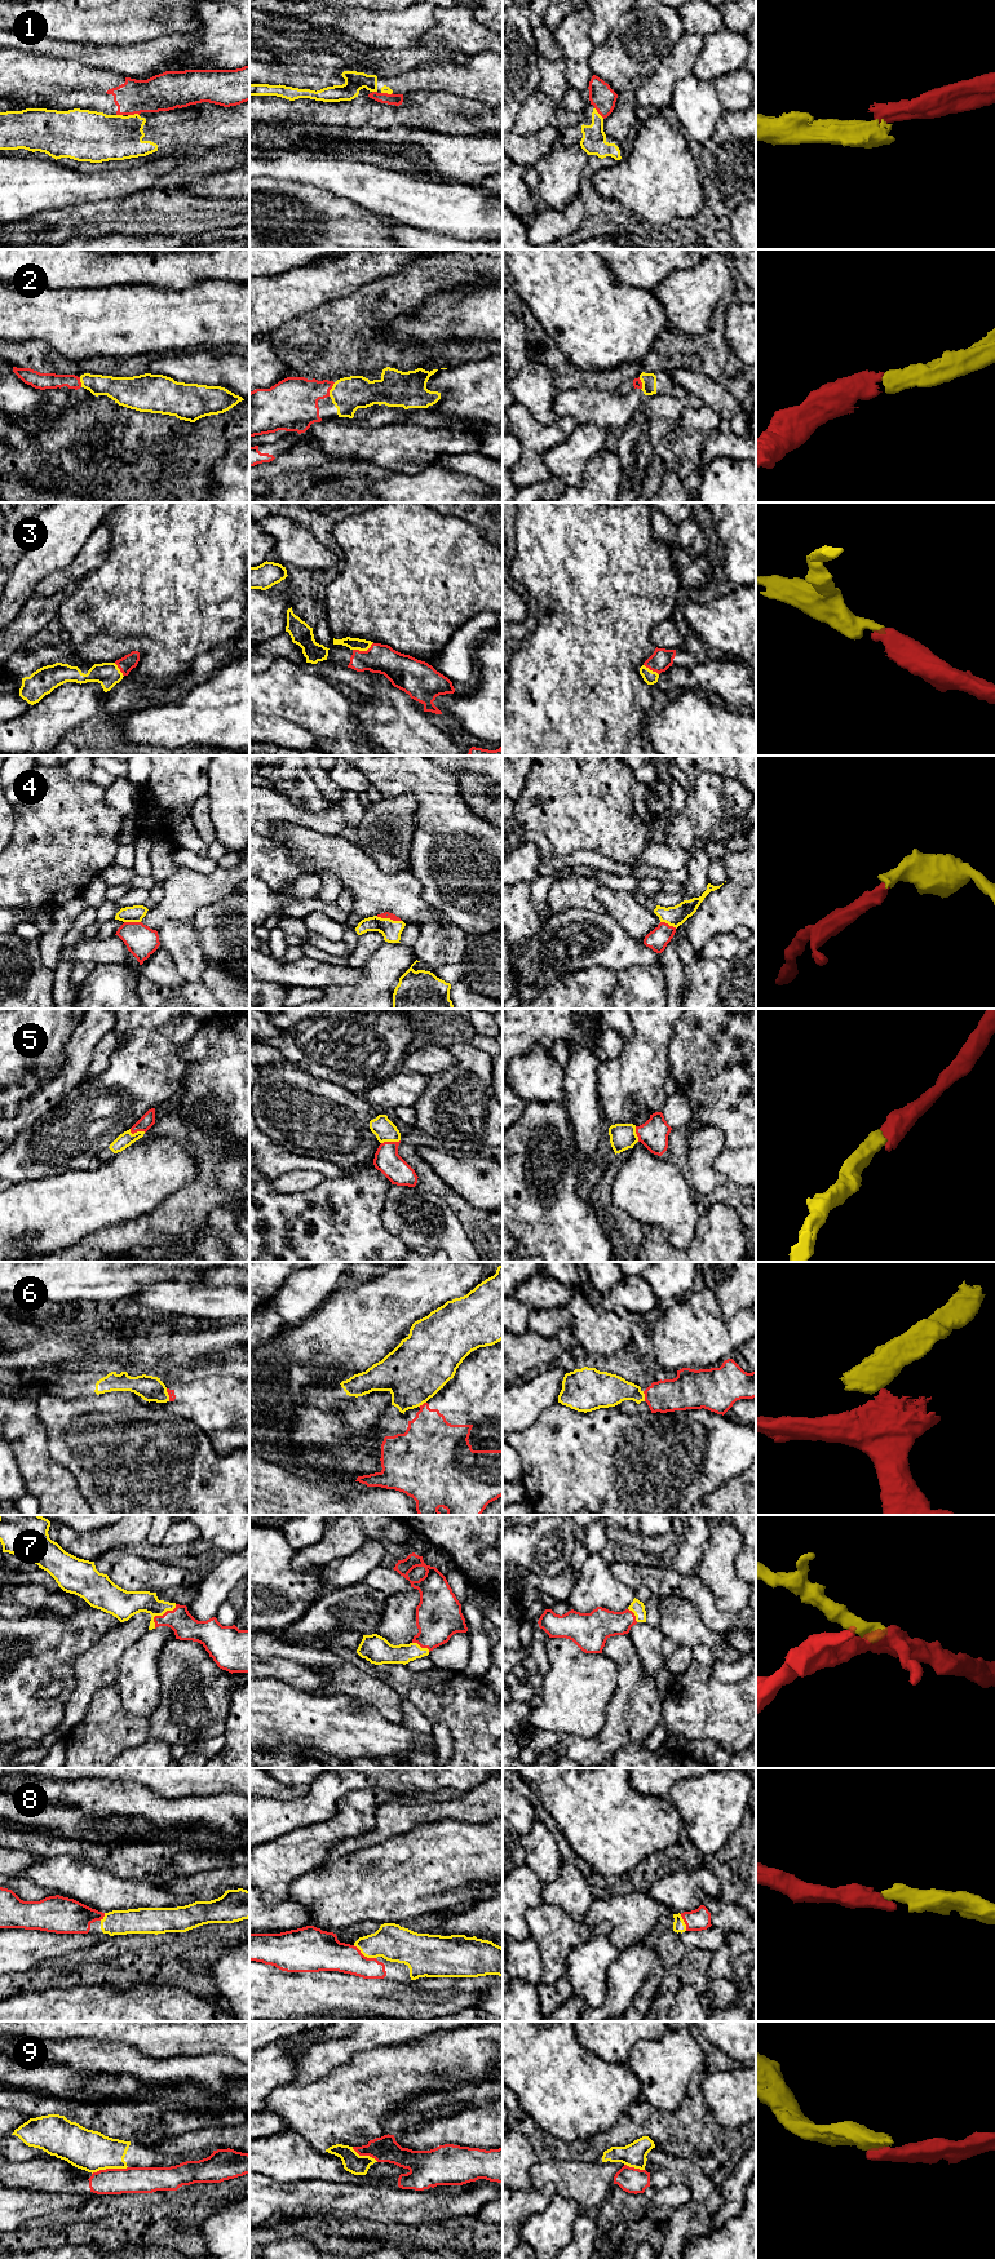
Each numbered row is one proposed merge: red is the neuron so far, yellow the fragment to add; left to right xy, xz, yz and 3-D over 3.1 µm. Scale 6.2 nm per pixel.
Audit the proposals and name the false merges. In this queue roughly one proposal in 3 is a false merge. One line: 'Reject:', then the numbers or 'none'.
Reject: 1, 6, 9

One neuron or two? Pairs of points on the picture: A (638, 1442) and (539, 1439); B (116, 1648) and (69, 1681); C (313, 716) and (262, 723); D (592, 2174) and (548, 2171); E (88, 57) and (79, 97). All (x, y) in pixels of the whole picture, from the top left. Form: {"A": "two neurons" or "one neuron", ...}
{"A": "one neuron", "B": "two neurons", "C": "two neurons", "D": "one neuron", "E": "two neurons"}

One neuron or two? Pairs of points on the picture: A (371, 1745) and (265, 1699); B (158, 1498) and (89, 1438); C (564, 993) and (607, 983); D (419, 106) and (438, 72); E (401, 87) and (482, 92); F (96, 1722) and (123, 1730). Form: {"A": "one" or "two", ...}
{"A": "one", "B": "one", "C": "one", "D": "two", "E": "one", "F": "one"}

